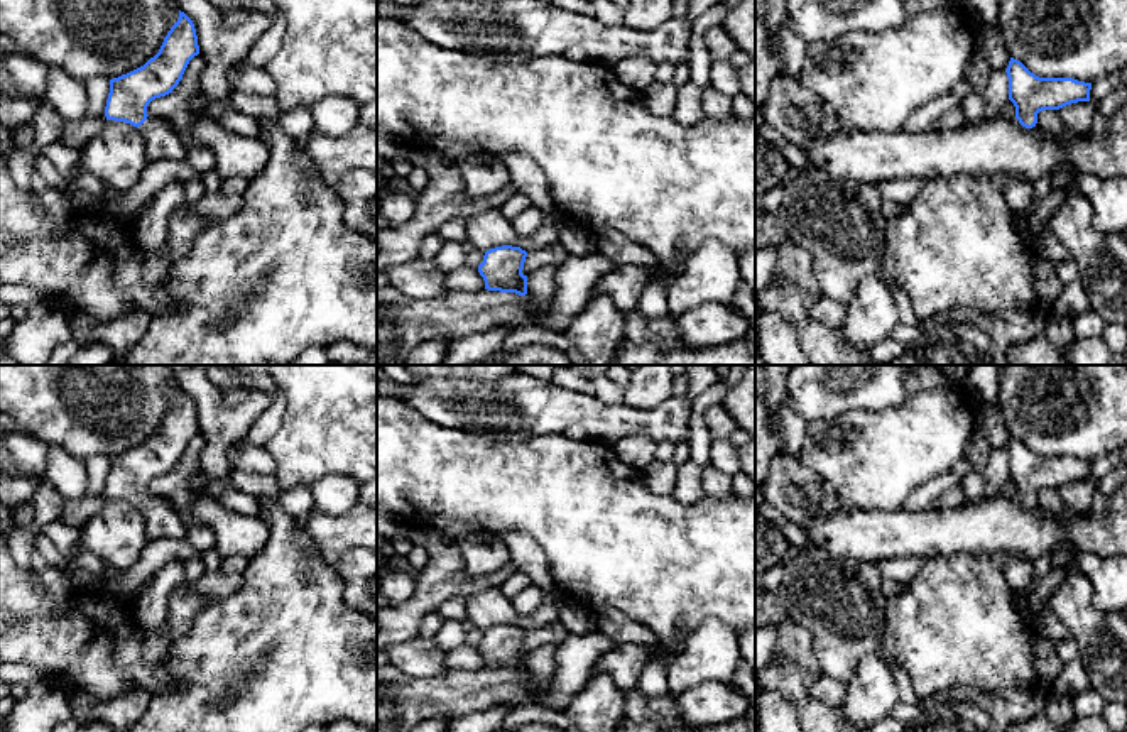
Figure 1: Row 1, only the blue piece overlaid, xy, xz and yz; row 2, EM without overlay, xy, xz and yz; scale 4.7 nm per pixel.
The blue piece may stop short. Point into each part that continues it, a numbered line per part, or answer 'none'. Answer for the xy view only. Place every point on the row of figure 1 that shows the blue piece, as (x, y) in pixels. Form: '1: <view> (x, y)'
1: xy (163, 142)

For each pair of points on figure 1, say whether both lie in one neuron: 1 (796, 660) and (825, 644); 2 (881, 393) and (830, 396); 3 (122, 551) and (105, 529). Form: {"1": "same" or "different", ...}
{"1": "different", "2": "same", "3": "same"}

